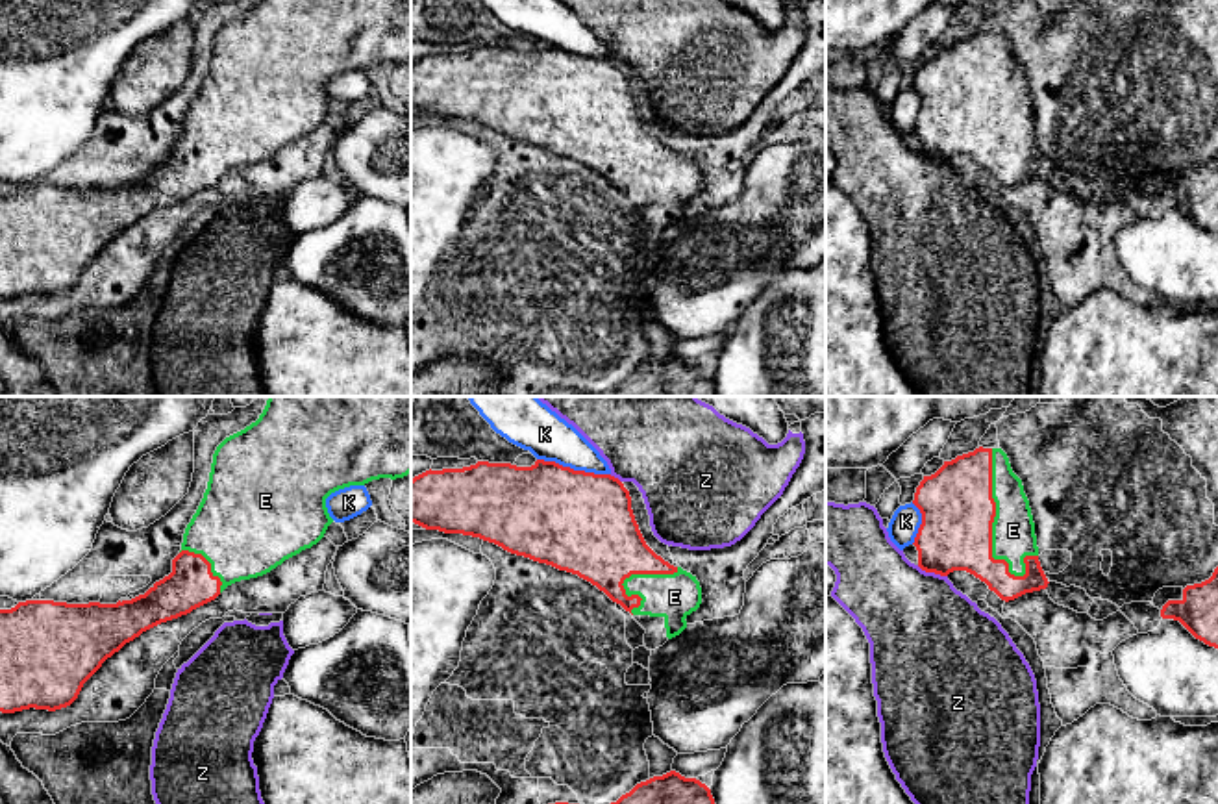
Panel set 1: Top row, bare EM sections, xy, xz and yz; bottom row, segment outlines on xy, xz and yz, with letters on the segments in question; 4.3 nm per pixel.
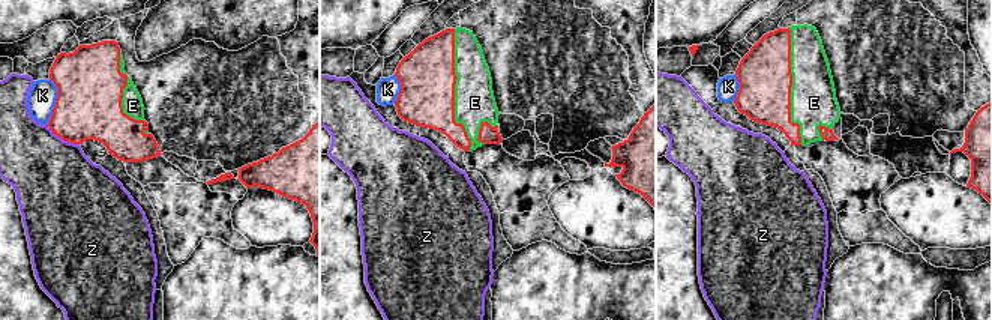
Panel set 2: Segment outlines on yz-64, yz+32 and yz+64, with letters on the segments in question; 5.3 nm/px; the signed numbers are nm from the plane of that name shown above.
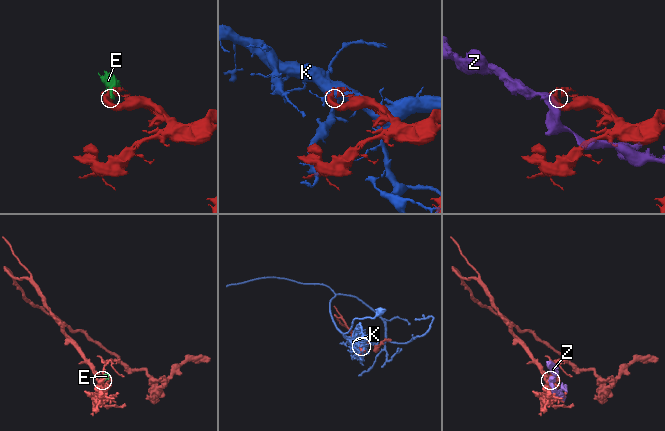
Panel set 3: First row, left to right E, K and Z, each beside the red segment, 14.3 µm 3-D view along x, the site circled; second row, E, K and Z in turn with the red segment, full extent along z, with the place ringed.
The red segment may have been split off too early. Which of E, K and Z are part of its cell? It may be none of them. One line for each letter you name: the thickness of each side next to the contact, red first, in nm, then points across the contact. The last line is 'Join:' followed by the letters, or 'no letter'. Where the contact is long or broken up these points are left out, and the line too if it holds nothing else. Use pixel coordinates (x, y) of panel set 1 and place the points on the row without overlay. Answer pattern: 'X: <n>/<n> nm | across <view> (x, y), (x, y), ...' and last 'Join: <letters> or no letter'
E: 320/190 nm
Join: E

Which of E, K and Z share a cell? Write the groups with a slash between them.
E / K / Z

